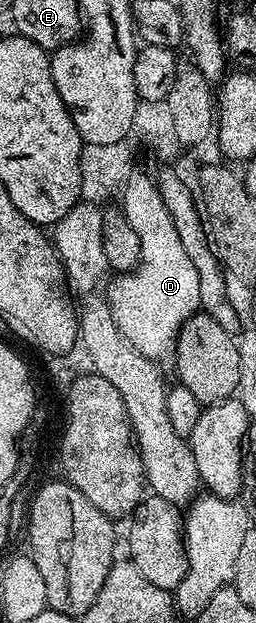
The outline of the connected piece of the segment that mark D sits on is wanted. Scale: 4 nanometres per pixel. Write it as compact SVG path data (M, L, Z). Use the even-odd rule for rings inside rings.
M133 173L128 179L127 183L123 186L122 198L124 197L124 204L122 204L122 210L126 221L130 221L130 225L134 225L134 233L138 233L138 241L140 242L140 258L131 273L120 273L115 276L107 284L106 298L108 301L108 307L112 311L114 321L118 325L118 329L125 335L130 341L130 345L134 345L134 349L143 351L145 353L156 353L152 351L168 351L171 352L176 345L176 338L178 333L182 329L182 325L191 315L197 314L200 311L200 298L198 297L198 272L194 270L194 261L190 261L190 257L186 254L186 249L182 249L182 241L178 238L178 229L174 229L174 221L170 217L170 213L166 213L166 205L162 201L162 197L158 193L155 182L151 178L148 179L140 173Z

